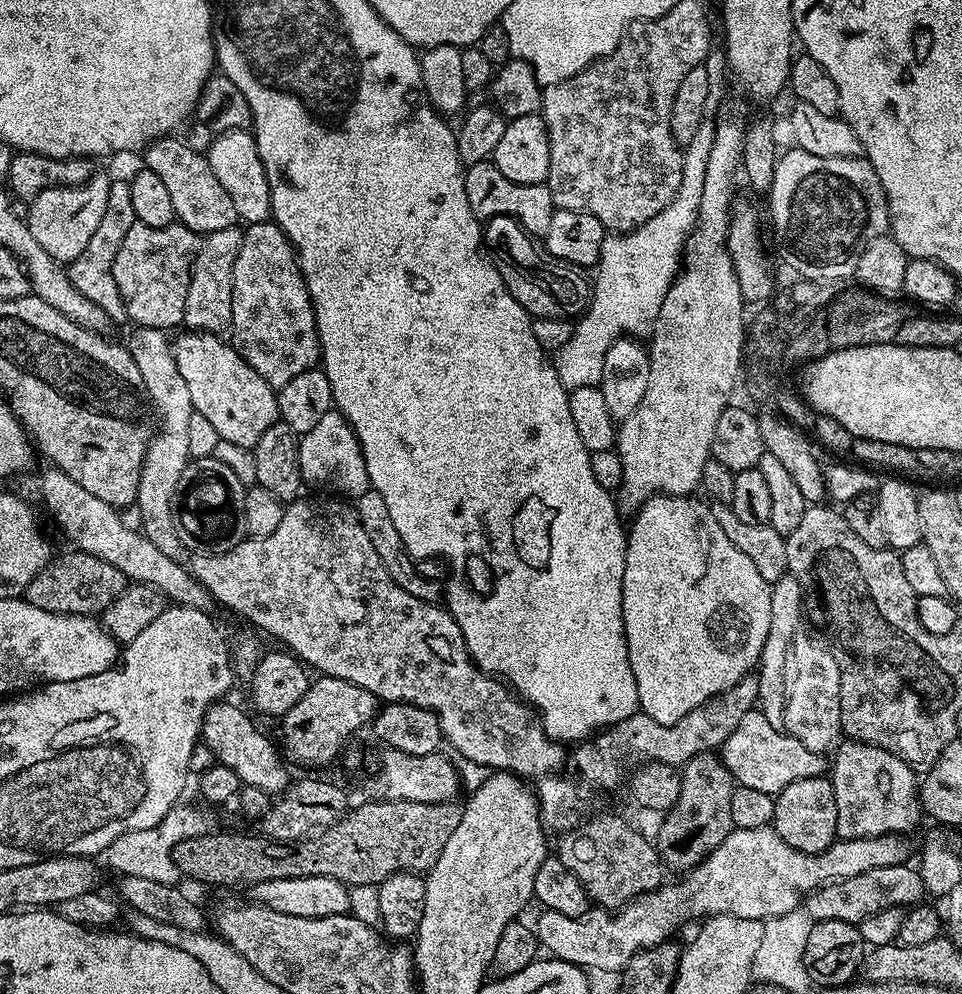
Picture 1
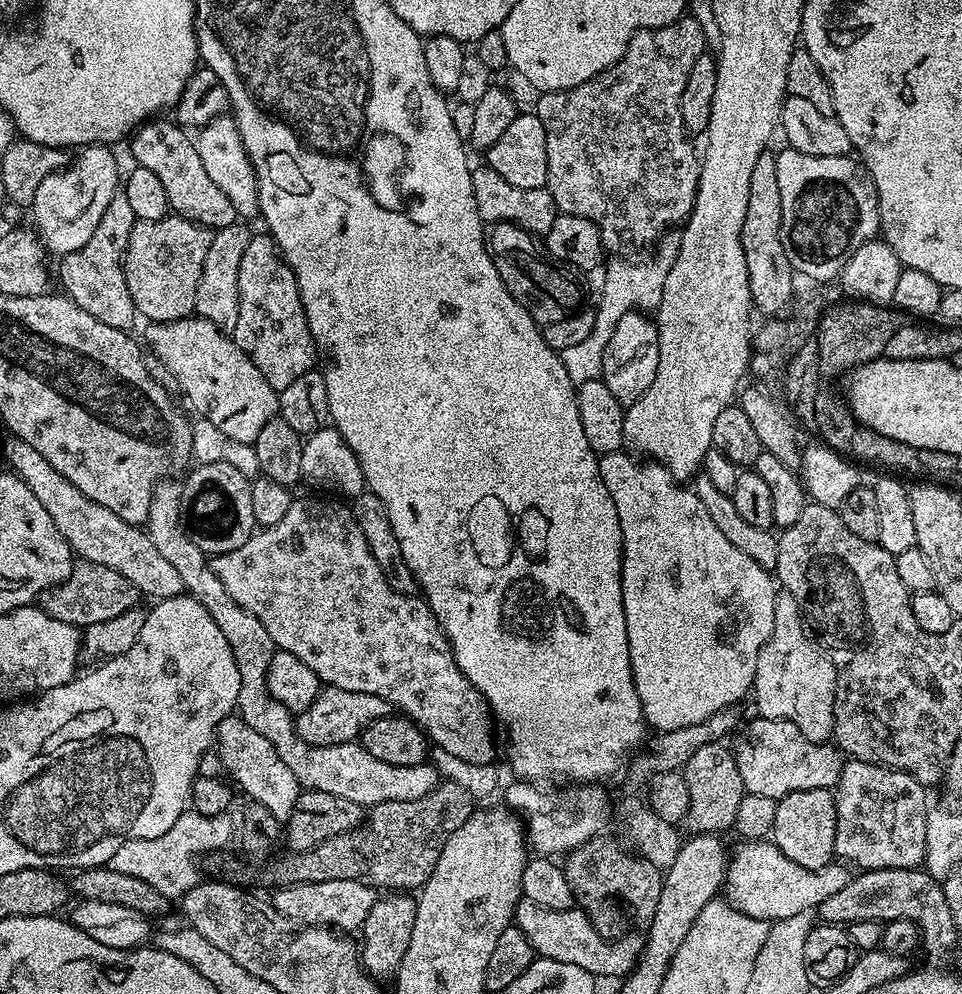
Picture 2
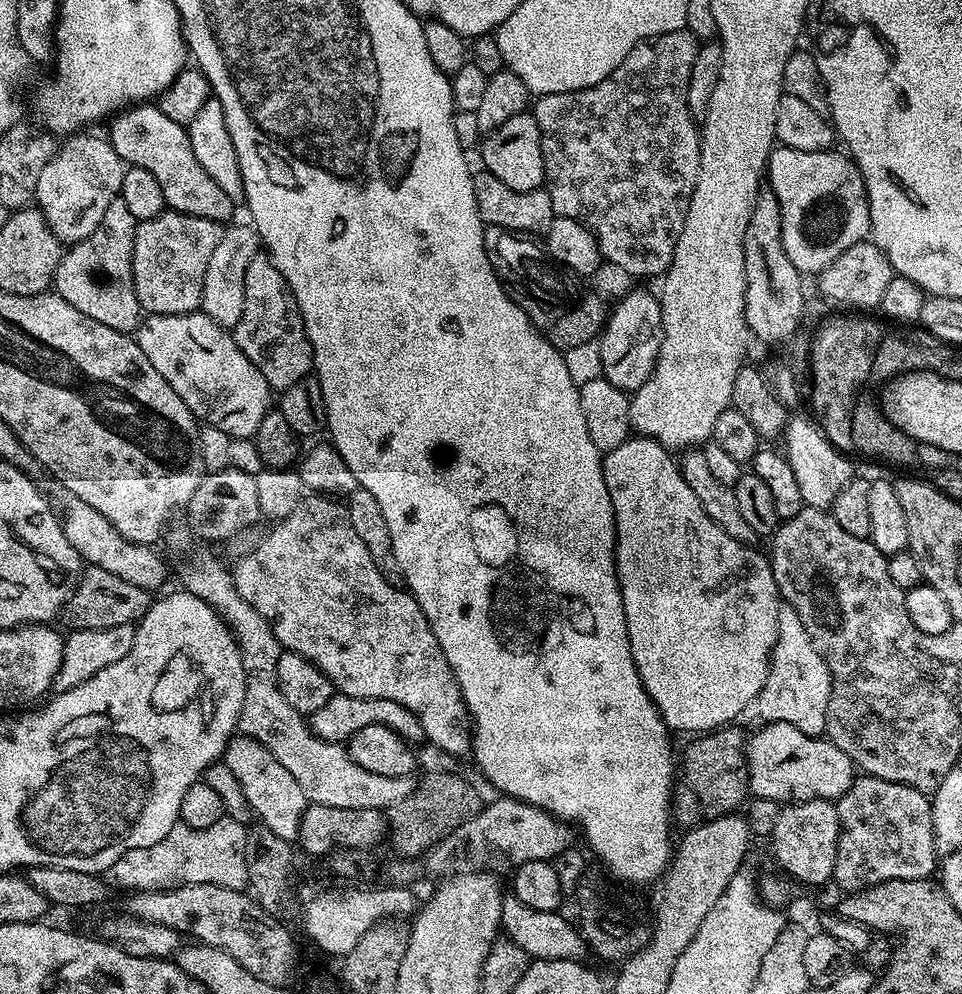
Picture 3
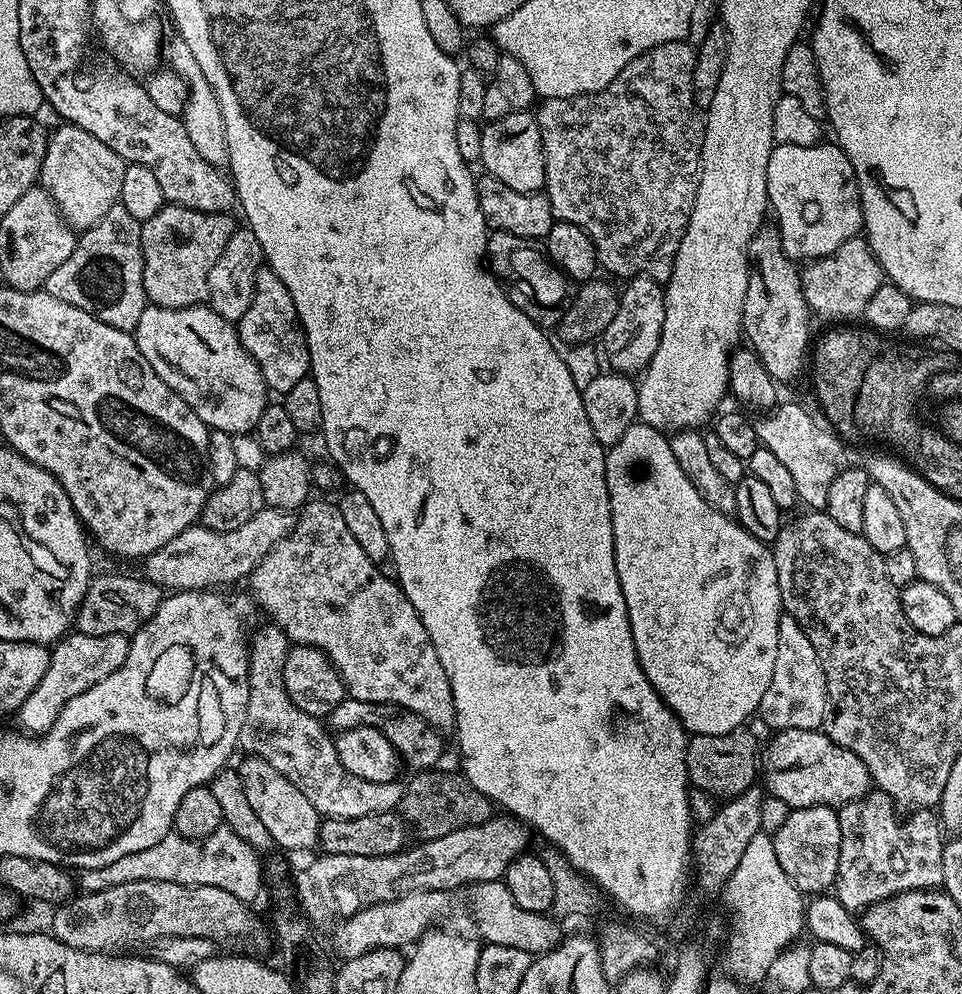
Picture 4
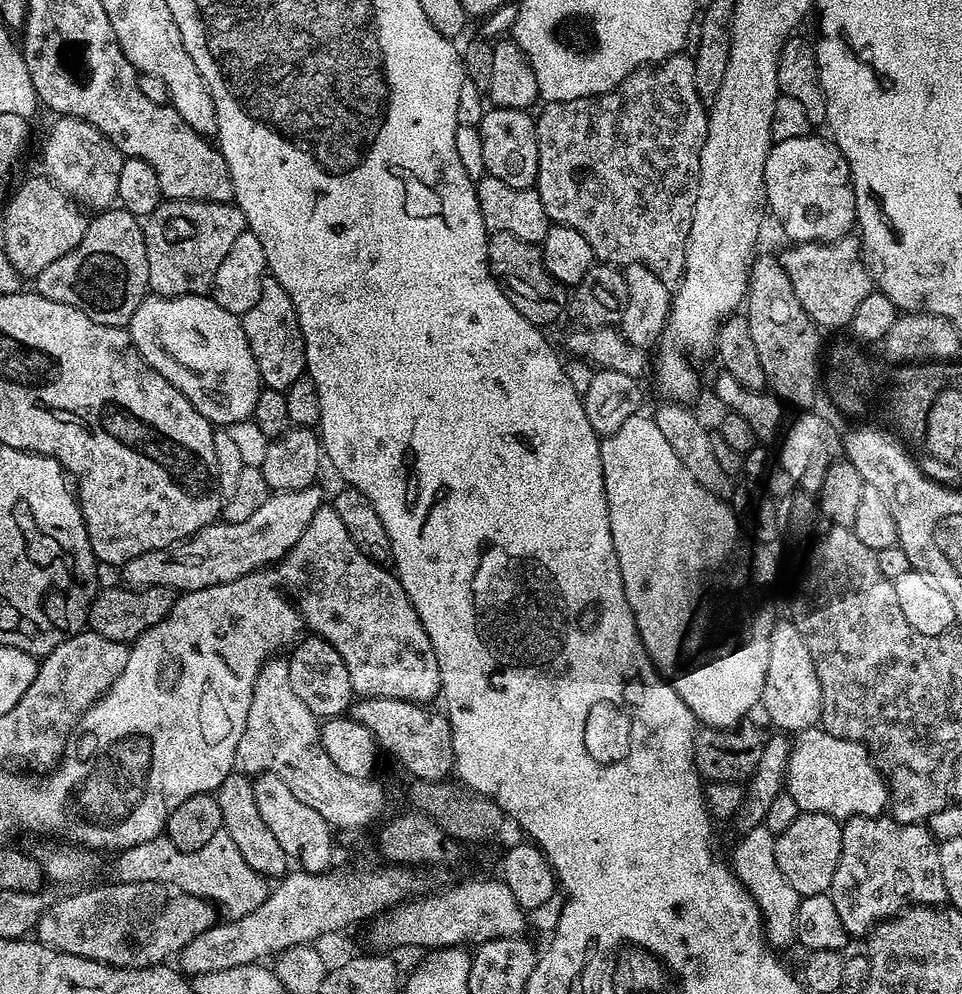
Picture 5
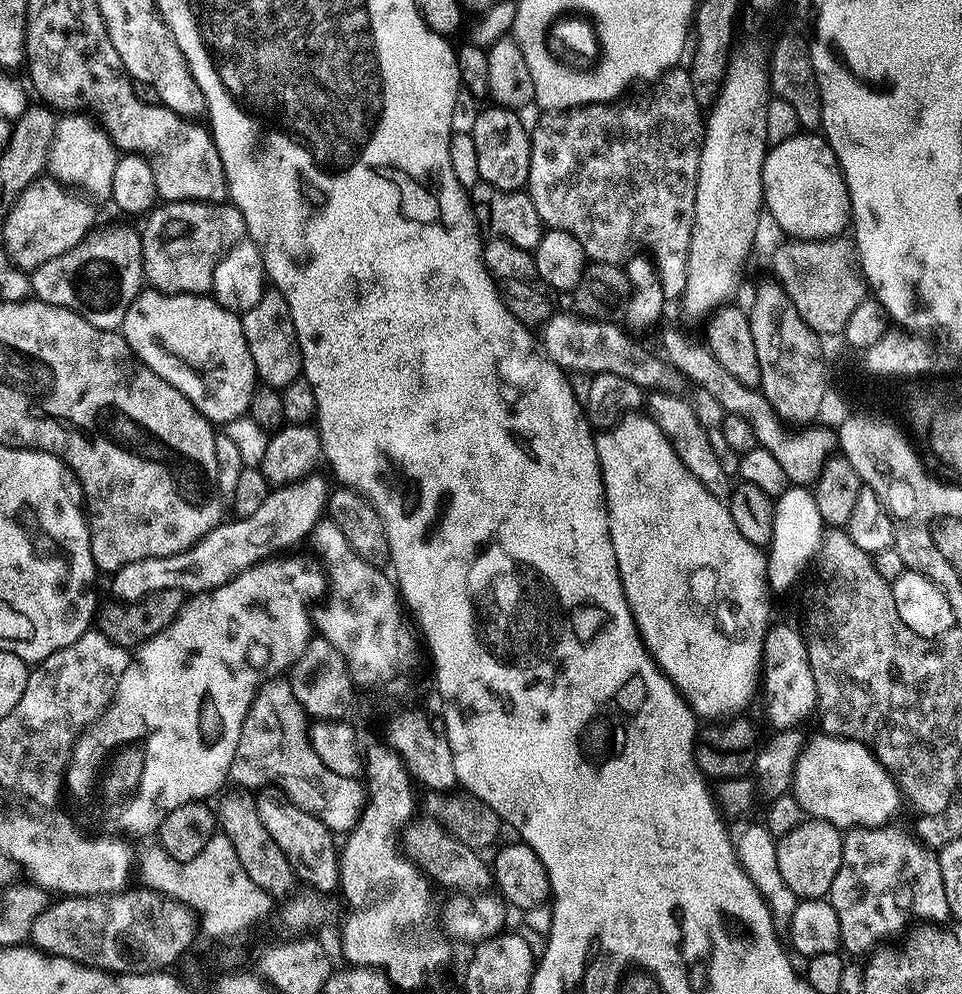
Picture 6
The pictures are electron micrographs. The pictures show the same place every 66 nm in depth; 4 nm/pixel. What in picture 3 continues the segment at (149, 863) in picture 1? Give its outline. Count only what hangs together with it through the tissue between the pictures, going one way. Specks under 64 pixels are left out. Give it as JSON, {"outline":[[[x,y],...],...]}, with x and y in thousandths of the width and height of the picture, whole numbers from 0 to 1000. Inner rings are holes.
{"outline":[[[234,819],[212,834],[184,827],[173,844],[158,851],[135,855],[119,867],[110,878],[113,890],[137,897],[160,897],[198,889],[227,889],[253,896],[258,890],[257,830]]]}

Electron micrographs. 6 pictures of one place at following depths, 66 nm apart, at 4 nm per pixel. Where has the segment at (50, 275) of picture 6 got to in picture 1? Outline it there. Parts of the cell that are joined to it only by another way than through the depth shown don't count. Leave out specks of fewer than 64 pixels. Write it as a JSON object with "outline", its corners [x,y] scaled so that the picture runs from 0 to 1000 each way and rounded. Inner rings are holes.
{"outline":[[[129,179],[127,181],[117,180],[114,195],[110,199],[110,211],[106,214],[102,231],[98,231],[94,243],[89,243],[89,252],[85,252],[85,256],[81,256],[81,260],[77,260],[69,270],[73,284],[77,284],[77,292],[81,292],[89,300],[94,300],[94,304],[98,304],[98,308],[110,312],[113,323],[116,324],[125,321],[128,323],[133,317],[131,308],[127,304],[127,296],[123,296],[123,284],[119,284],[116,269],[119,268],[119,260],[123,260],[127,239],[131,239],[135,227],[142,224],[133,181]]]}

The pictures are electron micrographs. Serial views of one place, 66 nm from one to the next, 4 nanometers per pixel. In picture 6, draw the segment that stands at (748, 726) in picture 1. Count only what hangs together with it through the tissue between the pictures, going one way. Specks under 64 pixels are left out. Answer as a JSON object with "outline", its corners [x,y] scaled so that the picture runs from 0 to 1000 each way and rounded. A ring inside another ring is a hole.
{"outline":[[[851,738],[839,745],[833,755],[828,769],[823,771],[821,799],[830,803],[830,809],[844,823],[863,827],[869,833],[913,833],[924,828],[923,825],[936,813],[938,798],[927,778],[915,770],[915,765],[896,746],[879,744],[876,740]]]}

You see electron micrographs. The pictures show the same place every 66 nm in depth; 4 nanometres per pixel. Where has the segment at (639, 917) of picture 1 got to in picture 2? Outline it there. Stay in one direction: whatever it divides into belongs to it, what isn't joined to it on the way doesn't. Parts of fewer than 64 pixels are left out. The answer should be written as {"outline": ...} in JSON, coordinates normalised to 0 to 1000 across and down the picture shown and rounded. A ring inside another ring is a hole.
{"outline":[[[783,845],[770,850],[766,857],[760,858],[757,867],[755,904],[780,924],[806,928],[825,924],[825,920],[843,919],[887,883],[883,870],[877,867],[866,867],[847,877],[830,871],[830,867],[821,867],[821,863],[801,847]],[[542,904],[536,910],[534,930],[543,936],[543,940],[547,940],[558,963],[576,968],[588,968],[593,972],[605,972],[605,976],[621,984],[652,982],[661,973],[665,958],[669,955],[669,942],[665,940],[654,940],[638,947],[626,944],[626,940],[622,940],[622,936],[613,928],[611,919],[602,911],[588,915],[572,915]]]}

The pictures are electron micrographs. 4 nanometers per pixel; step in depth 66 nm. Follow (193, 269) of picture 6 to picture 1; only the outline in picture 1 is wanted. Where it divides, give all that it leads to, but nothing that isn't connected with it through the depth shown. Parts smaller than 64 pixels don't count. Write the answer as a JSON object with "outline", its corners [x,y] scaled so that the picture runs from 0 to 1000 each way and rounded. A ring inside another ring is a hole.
{"outline":[[[186,223],[168,227],[152,227],[142,224],[135,227],[131,239],[127,239],[127,247],[123,252],[123,260],[119,260],[119,284],[123,284],[123,296],[127,296],[127,304],[133,313],[132,321],[141,328],[186,331],[193,316],[193,296],[198,292],[198,276],[200,265],[208,251],[209,238]]]}

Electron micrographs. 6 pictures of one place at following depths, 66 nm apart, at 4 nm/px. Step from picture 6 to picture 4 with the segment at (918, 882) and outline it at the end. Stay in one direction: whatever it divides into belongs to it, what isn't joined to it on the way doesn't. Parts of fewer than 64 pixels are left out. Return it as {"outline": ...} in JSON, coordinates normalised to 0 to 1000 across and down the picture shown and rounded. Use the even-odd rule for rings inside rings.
{"outline":[[[914,795],[903,796],[901,801],[872,814],[875,851],[867,900],[887,920],[897,919],[899,913],[926,901],[950,895],[973,895],[981,888],[979,859],[983,841],[974,818],[952,815],[945,825],[936,826],[931,817],[933,813],[927,802]]]}

